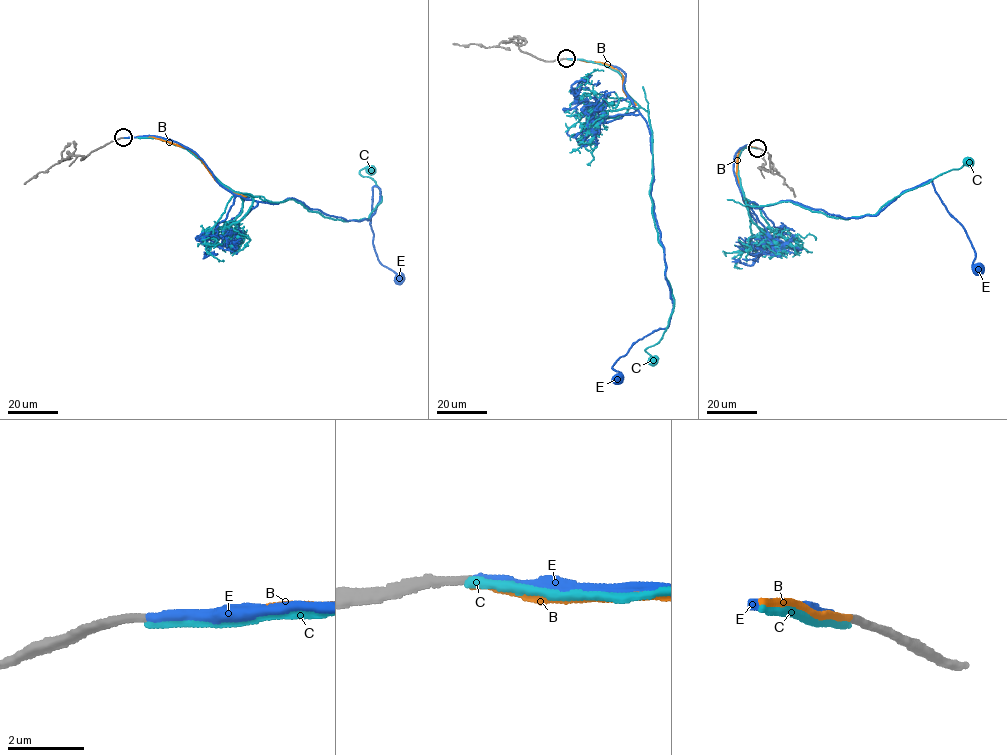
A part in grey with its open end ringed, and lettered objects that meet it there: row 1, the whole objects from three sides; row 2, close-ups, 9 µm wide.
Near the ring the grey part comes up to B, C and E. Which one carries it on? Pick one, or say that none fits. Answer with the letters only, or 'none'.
E

